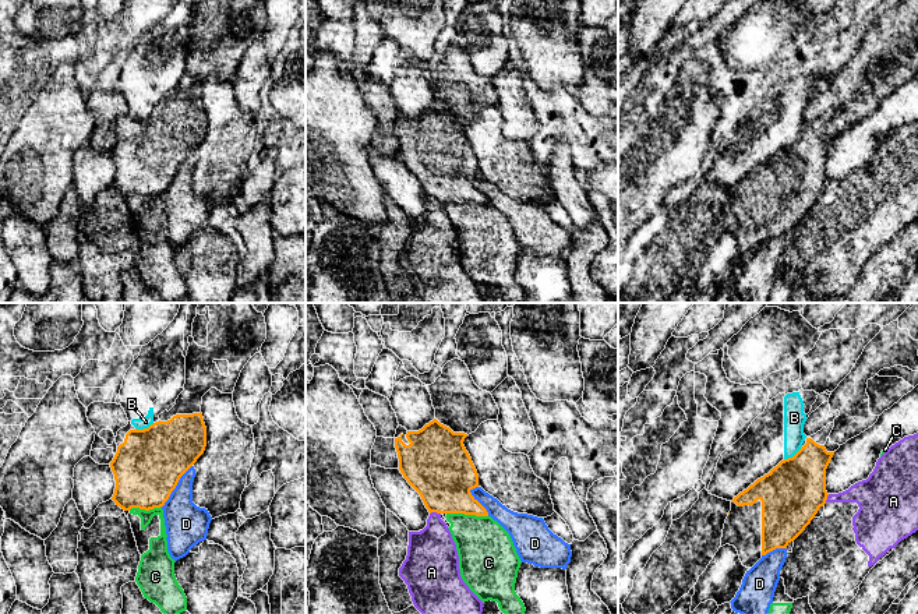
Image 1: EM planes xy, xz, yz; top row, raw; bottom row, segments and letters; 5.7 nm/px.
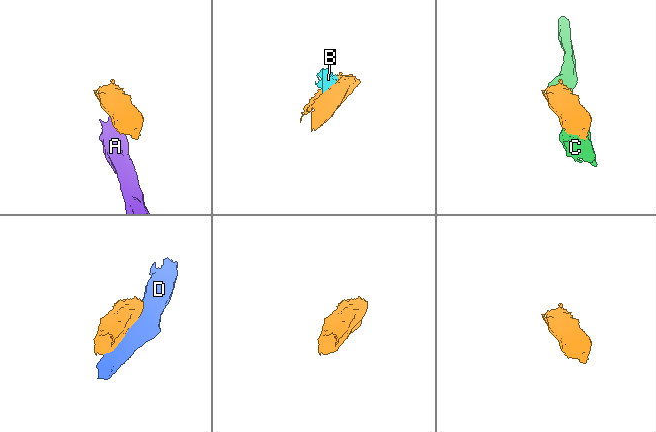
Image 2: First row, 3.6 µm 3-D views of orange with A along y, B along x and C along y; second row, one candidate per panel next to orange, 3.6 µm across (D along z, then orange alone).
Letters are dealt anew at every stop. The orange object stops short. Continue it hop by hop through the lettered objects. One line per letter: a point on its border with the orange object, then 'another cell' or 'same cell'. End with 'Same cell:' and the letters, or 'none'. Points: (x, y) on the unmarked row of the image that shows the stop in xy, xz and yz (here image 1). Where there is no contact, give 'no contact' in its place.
A: xz (434, 198) | another cell
B: yz (794, 143) | another cell
C: xz (468, 201) | another cell
D: xy (176, 172) | another cell
Same cell: none

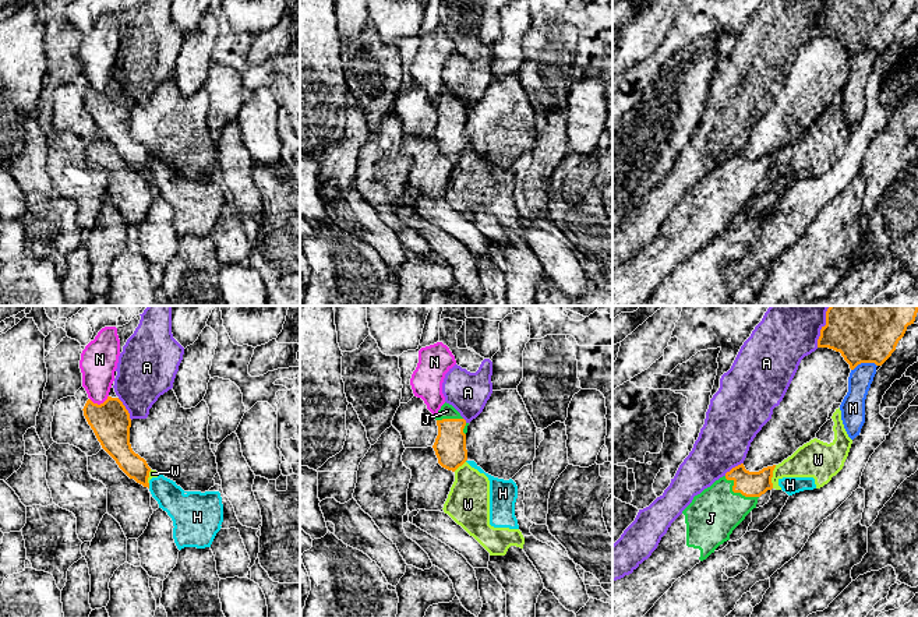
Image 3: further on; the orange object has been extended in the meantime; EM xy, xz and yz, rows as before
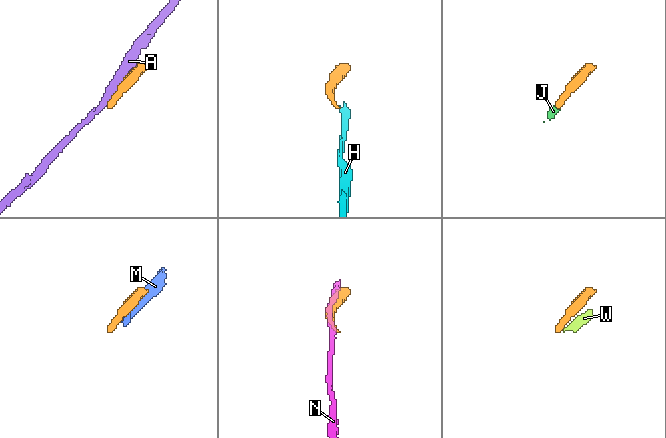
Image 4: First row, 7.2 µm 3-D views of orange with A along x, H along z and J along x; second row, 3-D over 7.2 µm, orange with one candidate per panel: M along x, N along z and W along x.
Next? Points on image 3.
A: yz (821, 17) | another cell
H: xy (148, 173) | another cell
J: yz (737, 179) | same cell
M: yz (864, 49) | another cell
N: xy (101, 91) | another cell
W: yz (772, 164) | another cell
Same cell: J

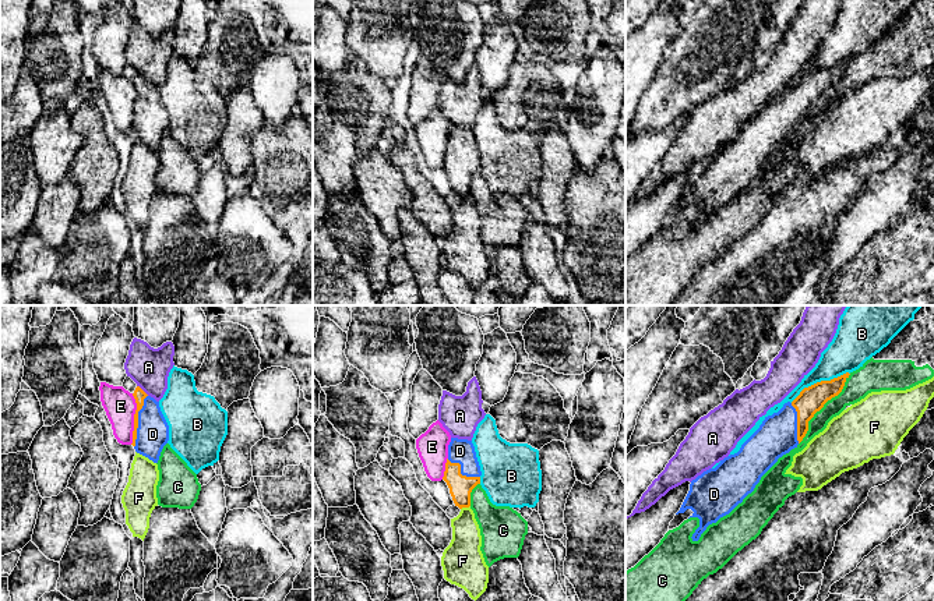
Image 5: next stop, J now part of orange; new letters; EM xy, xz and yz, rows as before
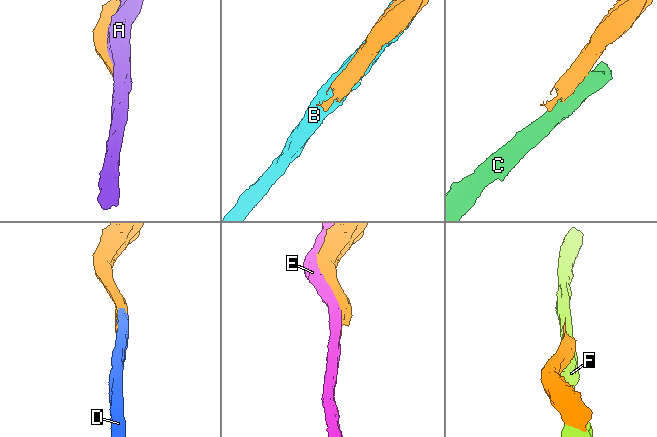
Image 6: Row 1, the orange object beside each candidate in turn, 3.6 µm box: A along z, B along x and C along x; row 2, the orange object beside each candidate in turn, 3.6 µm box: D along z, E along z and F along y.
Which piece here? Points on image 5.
A: xy (141, 77) | another cell
B: yz (821, 69) | another cell
C: yz (821, 95) | another cell
D: xy (137, 109) | same cell
E: xy (134, 106) | another cell
F: xz (465, 194) | another cell
Same cell: D

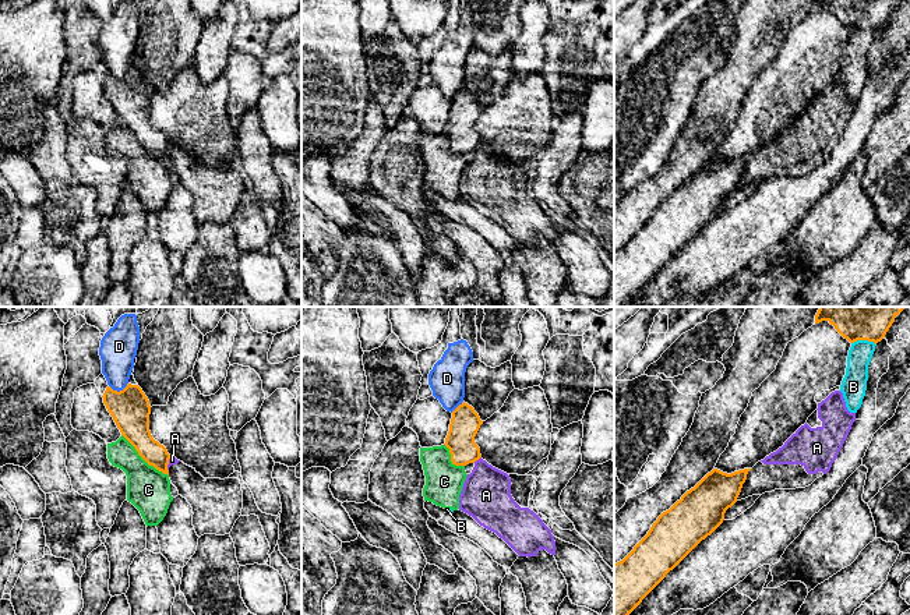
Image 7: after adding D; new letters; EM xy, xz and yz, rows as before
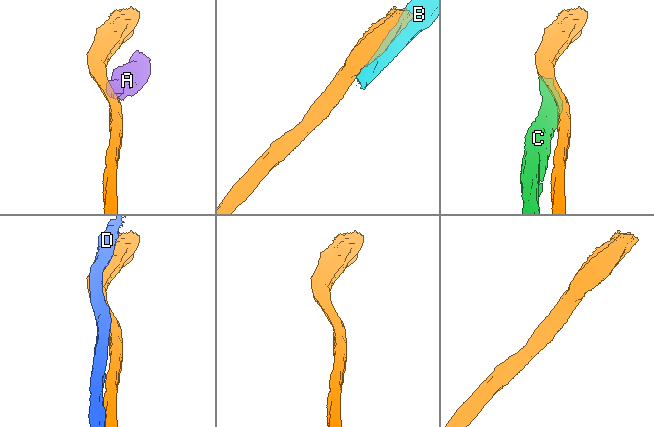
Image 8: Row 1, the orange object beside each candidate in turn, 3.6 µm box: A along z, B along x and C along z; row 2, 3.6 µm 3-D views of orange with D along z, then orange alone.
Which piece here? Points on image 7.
A: xz (476, 147) | another cell
B: yz (864, 27) | another cell
C: xy (144, 147) | another cell
D: xy (120, 78) | another cell
Same cell: none

